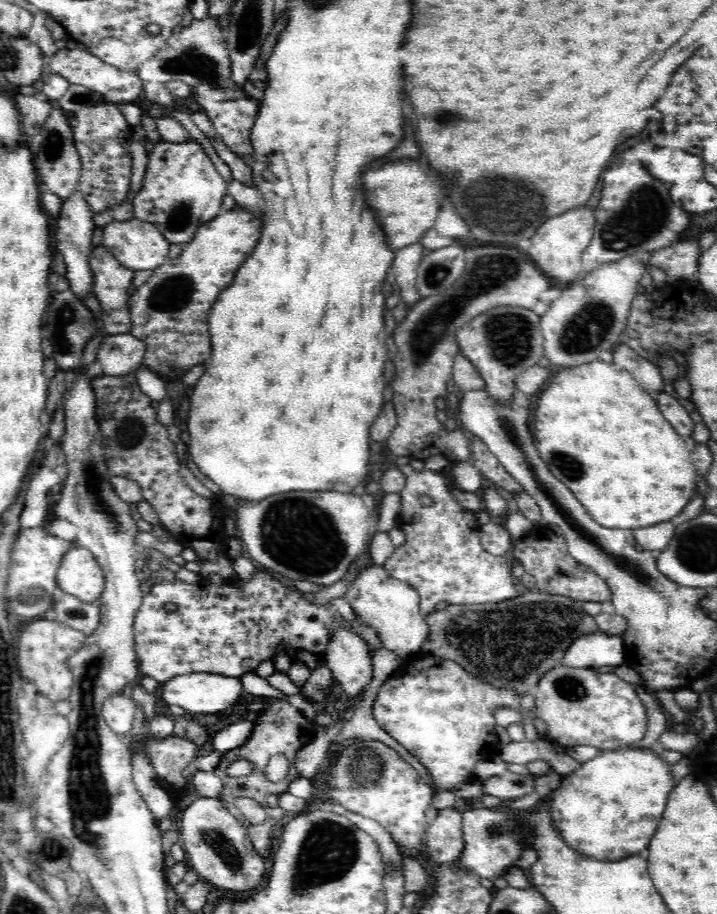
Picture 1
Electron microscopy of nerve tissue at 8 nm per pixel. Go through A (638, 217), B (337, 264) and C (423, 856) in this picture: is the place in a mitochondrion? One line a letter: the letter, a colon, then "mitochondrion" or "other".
A: mitochondrion
B: other
C: other

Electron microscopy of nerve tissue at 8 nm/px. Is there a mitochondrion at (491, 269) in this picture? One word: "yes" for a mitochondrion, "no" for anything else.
yes

